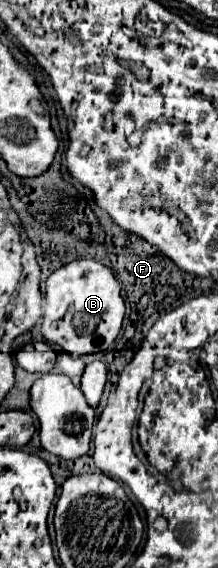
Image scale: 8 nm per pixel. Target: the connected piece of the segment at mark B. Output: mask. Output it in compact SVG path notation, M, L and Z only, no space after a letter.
M92 259L74 260L60 266L46 278L46 306L42 334L72 356L104 352L120 334L124 318L124 300L110 268Z

